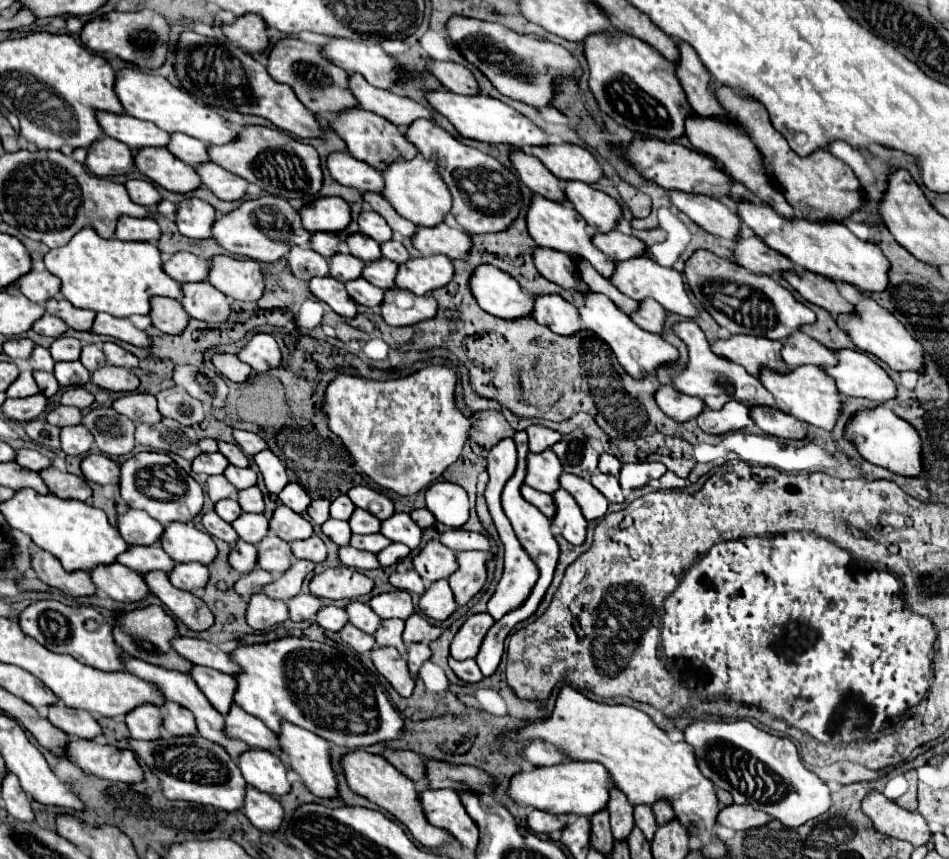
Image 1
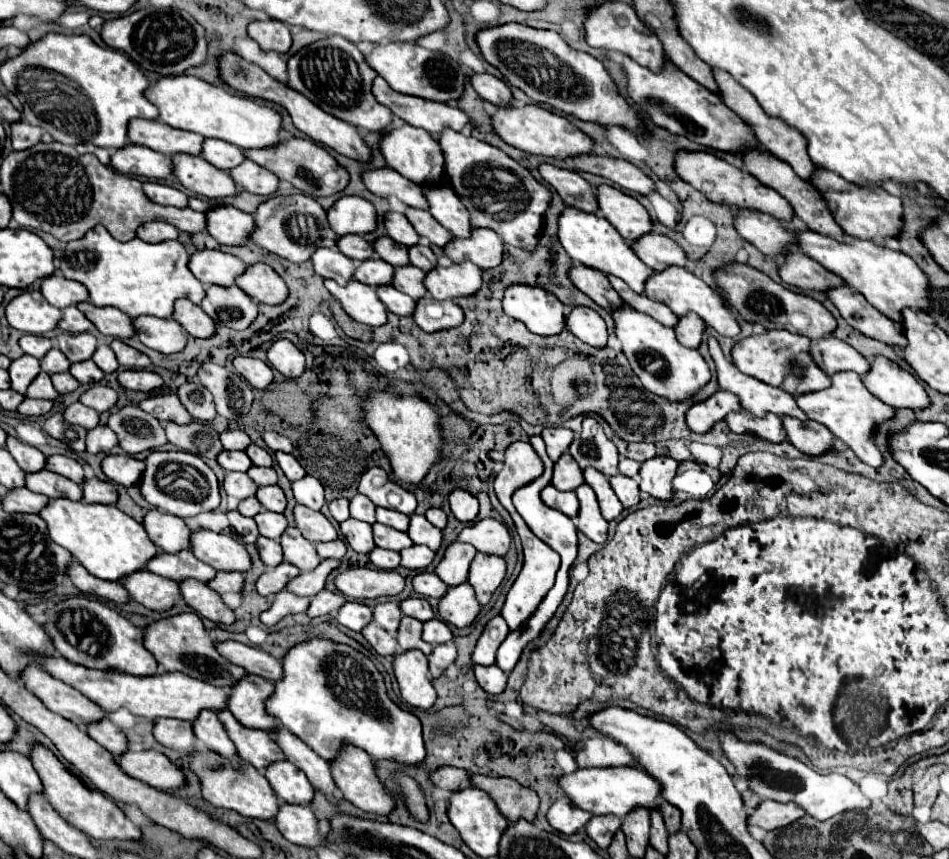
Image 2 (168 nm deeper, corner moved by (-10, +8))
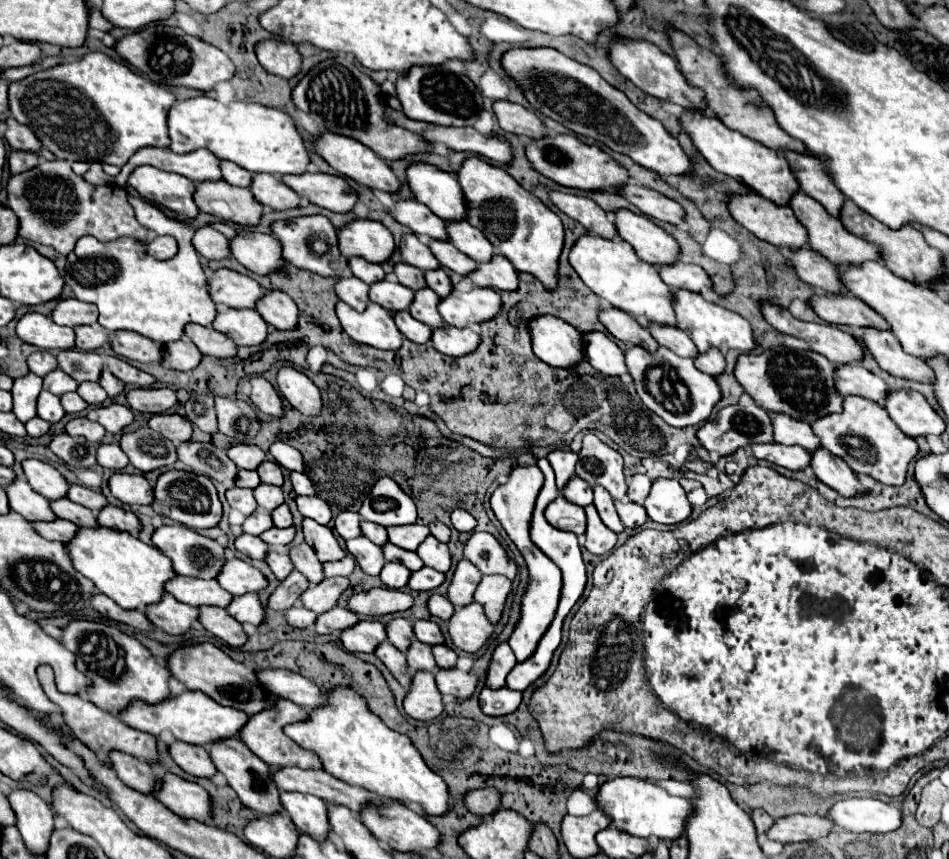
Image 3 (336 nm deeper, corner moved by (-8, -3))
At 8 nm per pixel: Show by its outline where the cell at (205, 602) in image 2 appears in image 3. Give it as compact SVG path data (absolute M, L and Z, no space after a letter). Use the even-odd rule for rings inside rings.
M199 606L199 622L205 630L227 642L229 646L243 646L247 640L247 634L243 632L241 624L225 612L225 608L217 606Z

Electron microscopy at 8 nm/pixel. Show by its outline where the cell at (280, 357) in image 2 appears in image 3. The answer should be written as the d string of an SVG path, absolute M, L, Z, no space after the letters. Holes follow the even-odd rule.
M283 366L277 372L277 386L293 408L307 416L315 416L321 410L319 388L297 368Z

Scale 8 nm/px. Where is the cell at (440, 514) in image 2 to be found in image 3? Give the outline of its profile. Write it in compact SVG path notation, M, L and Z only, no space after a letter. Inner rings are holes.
M433 522L433 524L429 524L429 530L431 530L431 534L439 540L439 542L449 542L449 528L443 524L443 522Z

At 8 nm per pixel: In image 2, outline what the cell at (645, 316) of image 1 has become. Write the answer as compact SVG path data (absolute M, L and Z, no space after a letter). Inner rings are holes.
M689 313L687 317L681 317L677 327L675 327L675 333L677 333L677 339L689 347L689 349L699 349L699 345L703 343L703 335L705 335L705 321L695 315L695 313Z

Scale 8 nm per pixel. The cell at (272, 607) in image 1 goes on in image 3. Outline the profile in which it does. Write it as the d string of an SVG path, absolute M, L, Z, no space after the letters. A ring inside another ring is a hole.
M293 606L293 608L289 608L285 612L287 624L291 624L295 628L309 628L309 626L313 626L315 618L317 618L317 614L307 610L307 608L303 608L303 606Z

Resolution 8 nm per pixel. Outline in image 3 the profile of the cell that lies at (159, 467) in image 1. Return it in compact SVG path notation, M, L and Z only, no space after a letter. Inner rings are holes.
M167 470L167 472L159 474L153 492L155 492L155 496L153 496L151 508L157 514L167 516L183 526L201 530L201 528L213 528L221 520L221 502L219 502L213 482L207 476L185 472L185 470Z

